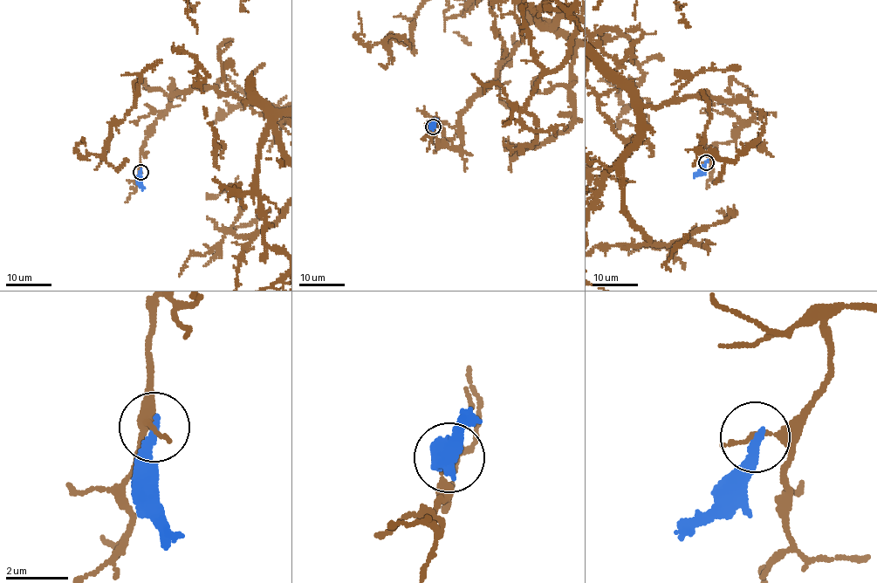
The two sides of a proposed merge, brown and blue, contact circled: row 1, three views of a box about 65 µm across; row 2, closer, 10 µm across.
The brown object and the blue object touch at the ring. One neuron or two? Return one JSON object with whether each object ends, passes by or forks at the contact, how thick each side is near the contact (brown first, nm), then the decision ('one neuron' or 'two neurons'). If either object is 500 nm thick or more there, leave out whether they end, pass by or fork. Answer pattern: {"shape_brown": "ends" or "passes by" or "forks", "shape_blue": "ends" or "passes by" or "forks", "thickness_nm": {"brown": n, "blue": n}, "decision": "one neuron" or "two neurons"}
{"shape_brown": "ends", "shape_blue": "ends", "thickness_nm": {"brown": 160, "blue": 320}, "decision": "two neurons"}

